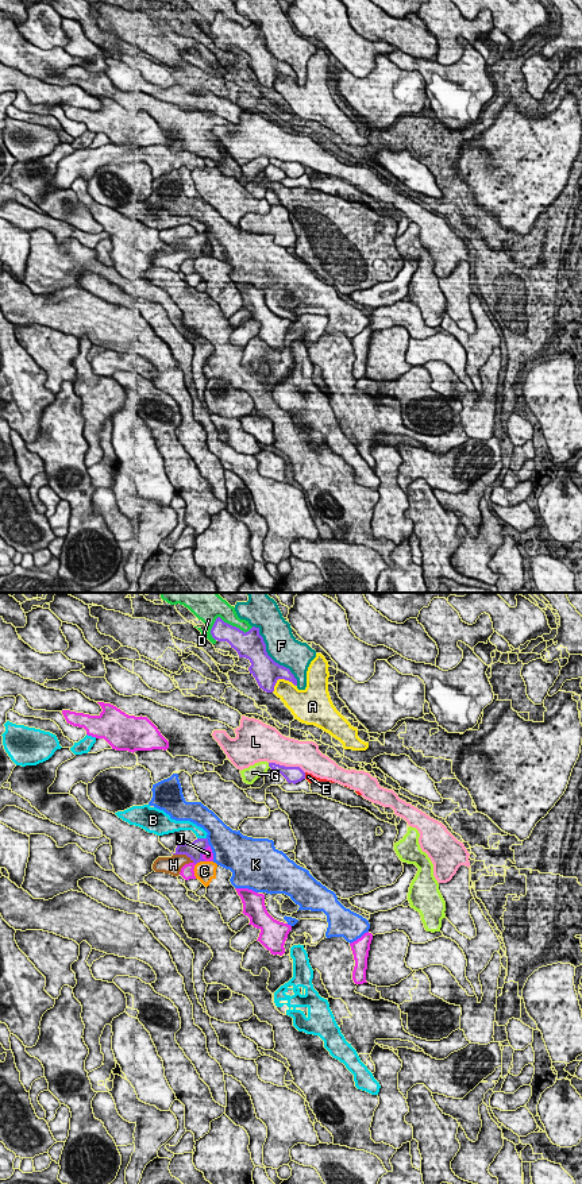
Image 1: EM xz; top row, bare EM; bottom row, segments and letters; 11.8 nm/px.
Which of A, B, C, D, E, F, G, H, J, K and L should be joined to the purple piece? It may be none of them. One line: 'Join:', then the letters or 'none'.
Join: H

